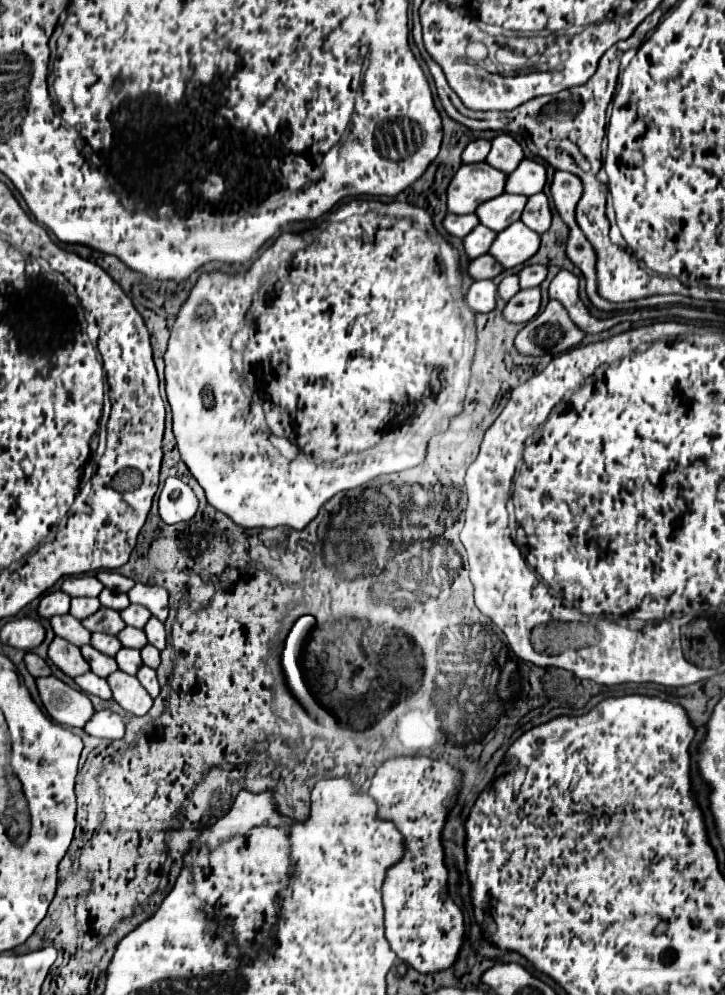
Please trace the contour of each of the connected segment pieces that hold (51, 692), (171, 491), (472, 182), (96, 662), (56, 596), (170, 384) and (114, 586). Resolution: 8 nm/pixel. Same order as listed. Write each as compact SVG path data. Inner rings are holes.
M54 676L36 678L36 688L46 712L62 726L82 728L94 714L92 702L84 692L70 688Z
M166 478L160 498L158 498L160 518L166 524L178 524L184 520L190 520L198 510L198 500L188 484L184 484L180 478Z
M486 162L462 164L448 186L448 212L472 214L482 202L504 192L506 174Z
M86 644L86 646L82 646L80 650L82 650L84 660L88 660L90 670L92 670L96 676L106 678L106 676L110 676L112 672L116 672L116 670L118 670L118 664L116 664L116 660L114 660L114 658L110 658L110 656L106 656L106 654L98 652L98 650L94 650L92 646L88 646L88 644Z
M62 590L46 594L38 604L38 616L40 618L52 618L56 614L66 614L70 610L70 596Z
M352 202L352 204L336 210L334 214L330 214L324 220L324 224L320 224L314 232L310 230L300 236L284 234L280 238L282 242L278 240L278 244L276 244L276 258L272 258L274 262L270 262L268 272L264 272L264 266L260 262L260 264L254 264L248 272L242 272L236 276L228 276L222 272L214 272L214 274L202 272L200 274L196 286L192 288L186 304L182 306L182 310L178 314L178 320L176 320L172 334L170 334L168 350L164 354L164 358L166 358L164 360L166 362L166 396L172 406L174 436L176 436L176 444L180 450L180 458L186 462L192 476L204 488L208 504L214 506L218 512L226 514L238 526L242 526L242 528L286 526L286 528L302 530L318 514L320 506L328 498L332 498L336 492L348 490L348 488L358 488L380 474L400 472L400 470L418 466L424 460L426 442L430 440L430 436L434 436L438 432L438 422L444 416L456 416L460 412L462 400L466 394L466 386L468 386L468 378L470 378L472 354L476 348L476 328L474 328L474 324L466 324L464 320L460 320L460 310L456 308L456 302L452 300L452 290L448 288L444 276L440 276L440 268L438 268L436 260L440 260L440 248L442 246L446 248L446 244L440 240L440 236L436 236L434 240L428 240L428 232L424 232L424 228L428 228L428 214L422 208L402 206L402 204L380 204L380 202ZM344 210L356 210L360 214L352 214L346 220L342 220ZM248 310L252 310L252 314L256 316L256 332L254 332L254 338L248 342L248 350L244 352L244 372L238 374L232 364L230 342L232 342L232 336L238 330L242 330ZM204 388L212 388L212 396L214 396L212 406L204 406L204 402L202 402ZM276 412L282 412L282 414L290 412L292 428L290 428L290 424L288 424L288 428L276 428ZM290 430L294 432L294 442L298 445L293 442L292 437L274 435L290 436ZM376 432L384 432L384 436L378 438ZM287 444L287 448L294 446L298 449L294 460L289 459L289 455L282 456L282 447Z
M98 572L96 578L104 584L104 588L108 588L112 592L128 592L134 586L134 580L120 576L118 572Z

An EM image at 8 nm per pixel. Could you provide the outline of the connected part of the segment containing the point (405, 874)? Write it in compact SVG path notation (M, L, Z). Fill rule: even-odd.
M402 756L378 768L368 792L378 804L376 818L394 822L406 844L404 856L388 868L382 884L386 938L396 956L422 974L450 968L464 938L462 912L446 896L448 870L440 844L440 830L446 820L444 800L458 779L462 779L462 773L442 760Z

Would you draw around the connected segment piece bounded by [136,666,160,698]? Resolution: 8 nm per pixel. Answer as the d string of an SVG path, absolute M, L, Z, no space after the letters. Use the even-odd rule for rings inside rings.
M142 666L142 668L138 670L136 678L138 678L138 680L140 680L140 684L150 692L150 696L152 696L152 698L156 698L156 696L158 696L160 686L158 686L158 680L156 680L156 670L152 670L152 668L148 668L148 666Z

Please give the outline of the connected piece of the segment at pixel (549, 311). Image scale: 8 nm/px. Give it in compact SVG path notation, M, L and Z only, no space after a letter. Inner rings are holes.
M550 300L548 306L518 332L514 348L524 356L558 356L578 346L582 338L584 332L574 326L564 306L558 300Z

